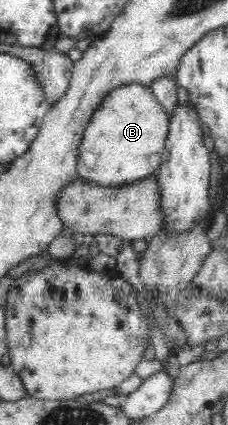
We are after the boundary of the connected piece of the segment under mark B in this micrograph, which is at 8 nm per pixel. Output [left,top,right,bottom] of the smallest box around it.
[76,82,170,186]

